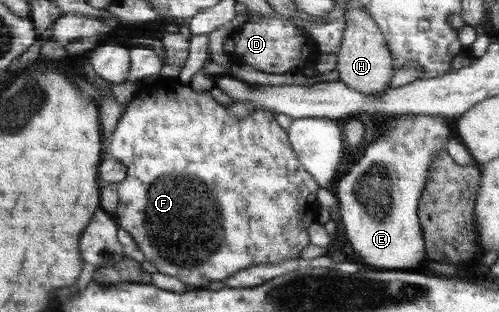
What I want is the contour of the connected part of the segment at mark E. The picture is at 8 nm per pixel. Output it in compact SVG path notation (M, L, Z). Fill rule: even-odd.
M418 114L388 115L376 130L375 139L363 150L363 155L351 166L338 183L334 195L340 206L340 222L354 250L354 259L363 258L365 266L387 270L420 271L426 258L425 239L422 235L418 205L427 185L432 160L440 150L446 150L453 132L442 116Z

